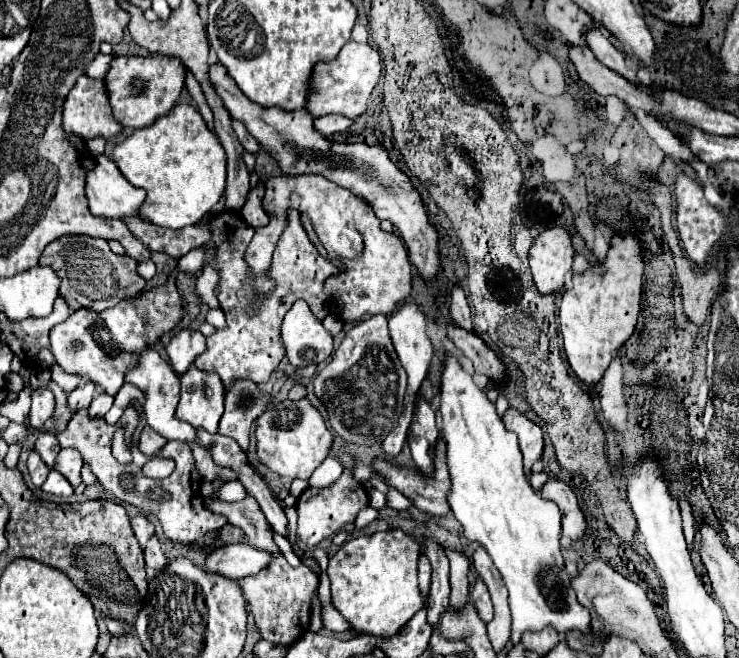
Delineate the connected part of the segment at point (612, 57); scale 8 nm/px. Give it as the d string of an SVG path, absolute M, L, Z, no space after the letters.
M597 26L589 28L587 34L585 34L585 38L587 38L587 46L591 48L591 52L595 54L595 58L597 58L599 62L603 62L607 68L619 72L619 74L625 76L627 80L631 80L631 82L635 82L635 84L641 84L641 82L635 78L635 72L627 70L627 66L625 66L625 56L611 44L611 40L609 40Z

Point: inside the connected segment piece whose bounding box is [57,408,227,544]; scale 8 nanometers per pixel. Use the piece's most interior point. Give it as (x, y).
(176, 501)

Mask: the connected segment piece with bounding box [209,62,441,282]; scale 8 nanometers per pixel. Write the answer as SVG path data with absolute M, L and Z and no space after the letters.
M219 62L209 68L211 86L215 86L223 104L227 106L233 120L239 120L247 126L249 134L279 162L283 174L321 174L327 180L335 182L341 188L349 188L357 198L363 198L377 214L379 220L391 220L407 242L409 258L415 264L423 280L433 282L441 272L441 254L439 254L439 234L437 228L429 222L423 200L405 172L401 172L389 158L389 154L379 146L367 144L343 144L327 140L313 126L313 116L297 110L287 112L283 108L263 108L251 100L231 82L231 76Z

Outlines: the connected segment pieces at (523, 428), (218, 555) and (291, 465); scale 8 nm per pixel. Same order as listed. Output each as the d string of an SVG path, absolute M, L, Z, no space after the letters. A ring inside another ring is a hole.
M509 408L507 414L503 416L503 424L507 430L515 432L519 436L519 448L523 452L523 466L525 466L525 476L531 476L531 466L541 460L543 456L543 432L541 428L519 414L515 408Z
M229 544L211 550L205 558L203 570L211 574L221 574L225 578L241 580L249 574L257 574L269 564L269 556L265 552L253 550L247 544Z
M309 398L301 400L283 400L281 408L271 408L261 414L257 420L257 446L261 462L275 474L285 478L301 478L309 480L315 468L323 464L323 460L331 452L333 434L327 428L319 410L309 402ZM291 416L291 418L287 418Z

